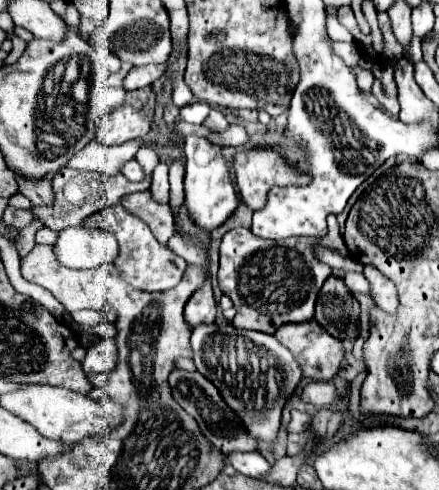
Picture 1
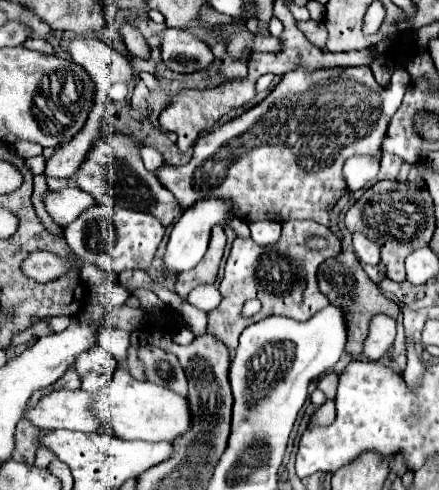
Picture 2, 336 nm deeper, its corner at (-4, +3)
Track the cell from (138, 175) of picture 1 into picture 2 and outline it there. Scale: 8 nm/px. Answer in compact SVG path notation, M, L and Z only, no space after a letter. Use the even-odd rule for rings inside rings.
M144 146L144 148L140 150L140 156L142 156L142 162L144 162L144 166L146 166L150 172L154 172L158 166L162 166L162 164L164 164L164 160L162 160L162 154L160 154L158 150L154 150L154 148L148 148L148 146Z

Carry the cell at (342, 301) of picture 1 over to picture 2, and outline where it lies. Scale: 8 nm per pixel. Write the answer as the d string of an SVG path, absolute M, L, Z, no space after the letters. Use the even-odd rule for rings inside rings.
M344 250L342 254L328 258L326 262L322 262L322 266L318 268L318 282L320 282L320 292L338 308L342 308L344 318L346 318L346 330L348 330L348 342L346 342L346 352L352 358L360 358L362 350L364 350L364 340L368 338L368 330L370 330L370 320L376 314L386 314L390 318L396 318L400 312L400 306L396 302L392 302L390 298L386 298L386 294L382 294L382 290L368 278L368 274L362 270L358 258L354 256L354 252Z

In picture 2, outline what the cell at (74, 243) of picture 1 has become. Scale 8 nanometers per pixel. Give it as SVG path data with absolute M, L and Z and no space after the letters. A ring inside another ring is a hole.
M64 188L60 192L46 192L44 204L46 204L50 218L58 226L66 228L70 222L78 218L78 214L94 206L94 198L90 198L90 194L78 188Z

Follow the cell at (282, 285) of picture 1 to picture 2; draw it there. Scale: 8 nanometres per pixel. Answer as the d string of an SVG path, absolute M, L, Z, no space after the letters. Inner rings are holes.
M288 220L282 224L282 236L274 246L260 246L252 238L236 238L226 262L226 272L220 282L222 302L208 316L208 332L220 338L228 350L234 350L238 344L238 336L250 324L266 318L266 316L290 316L294 320L308 320L318 310L326 308L330 302L318 288L318 266L332 256L342 252L340 238L326 226L314 220ZM312 234L320 234L328 238L330 246L318 254L308 250L306 238ZM250 298L258 298L262 302L262 310L252 318L242 318L242 304Z

